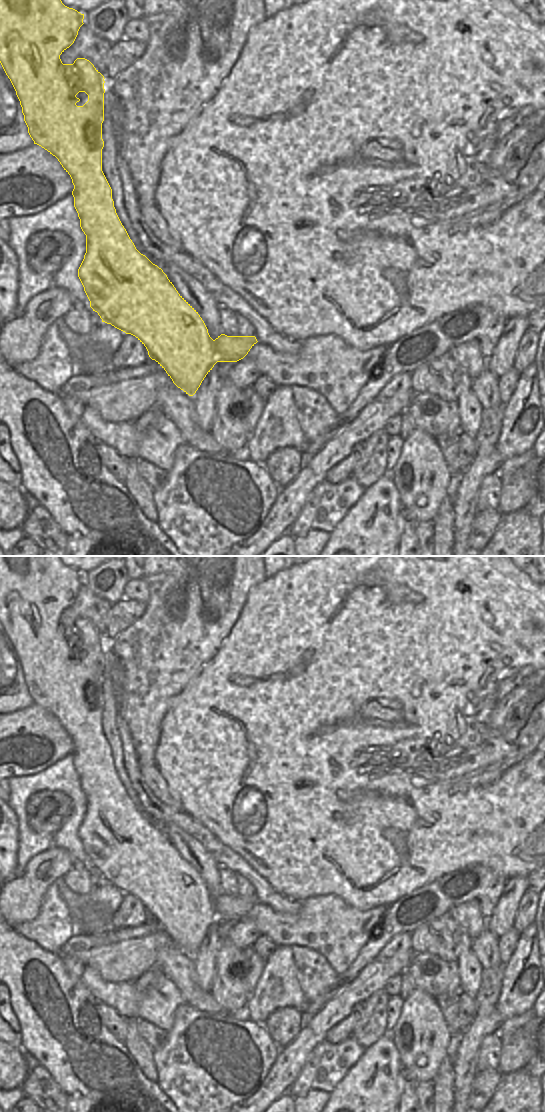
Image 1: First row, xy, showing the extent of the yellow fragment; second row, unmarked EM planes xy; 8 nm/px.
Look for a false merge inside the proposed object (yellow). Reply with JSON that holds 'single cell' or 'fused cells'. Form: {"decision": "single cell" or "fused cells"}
{"decision": "single cell"}

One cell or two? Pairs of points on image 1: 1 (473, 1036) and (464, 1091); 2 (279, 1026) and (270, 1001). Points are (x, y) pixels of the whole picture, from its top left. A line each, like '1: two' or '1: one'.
1: one
2: two

